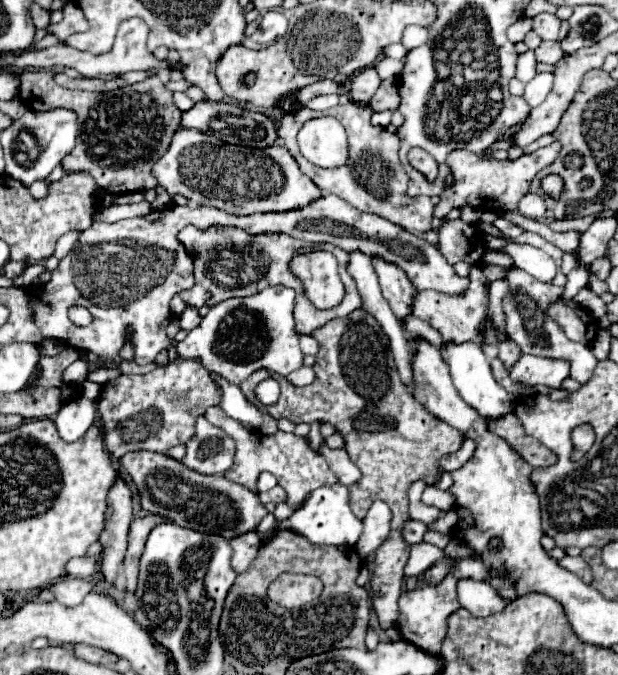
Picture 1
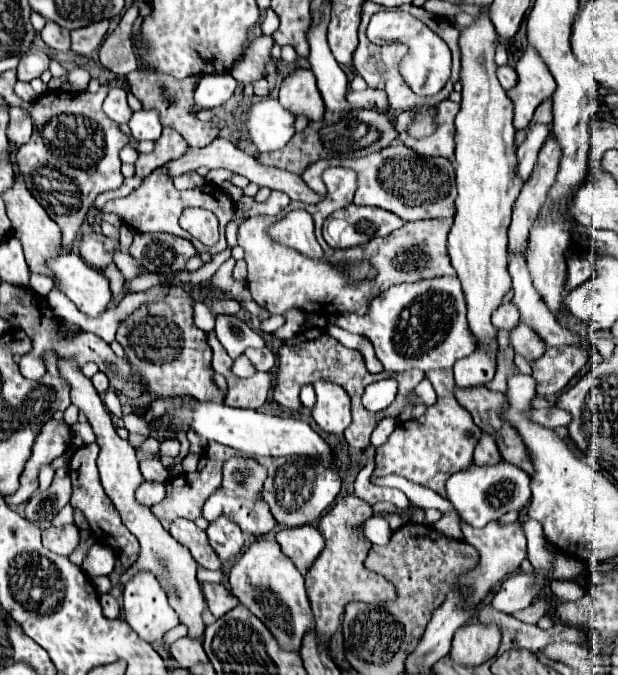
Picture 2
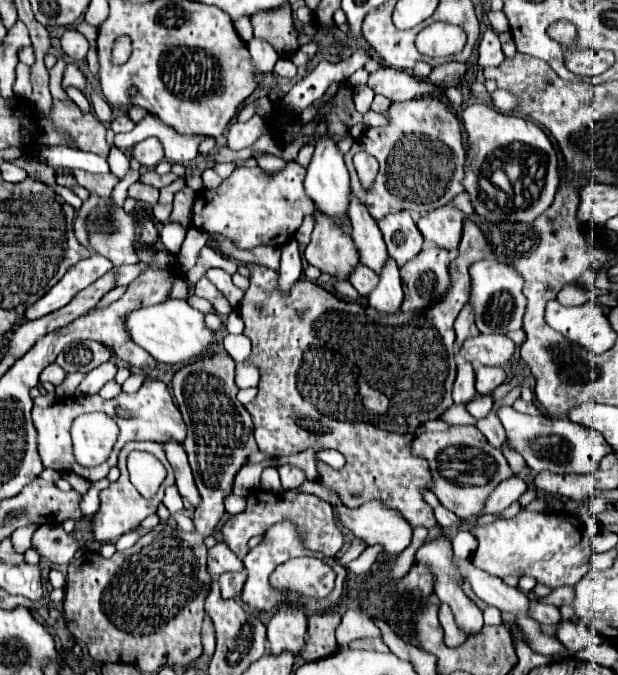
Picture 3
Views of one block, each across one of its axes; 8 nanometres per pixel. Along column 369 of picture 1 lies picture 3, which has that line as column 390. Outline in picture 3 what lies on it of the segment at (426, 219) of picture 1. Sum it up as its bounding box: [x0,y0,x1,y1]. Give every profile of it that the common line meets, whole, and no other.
[344,96,466,220]

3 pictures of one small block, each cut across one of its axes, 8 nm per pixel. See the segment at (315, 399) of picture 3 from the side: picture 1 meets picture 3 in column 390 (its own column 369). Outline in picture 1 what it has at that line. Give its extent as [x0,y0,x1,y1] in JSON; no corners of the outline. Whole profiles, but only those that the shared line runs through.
[248,308,464,630]

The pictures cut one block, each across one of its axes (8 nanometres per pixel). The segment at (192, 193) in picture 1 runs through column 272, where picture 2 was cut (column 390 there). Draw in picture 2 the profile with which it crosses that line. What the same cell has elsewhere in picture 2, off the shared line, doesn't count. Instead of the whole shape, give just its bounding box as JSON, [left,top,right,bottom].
[302,144,456,222]

